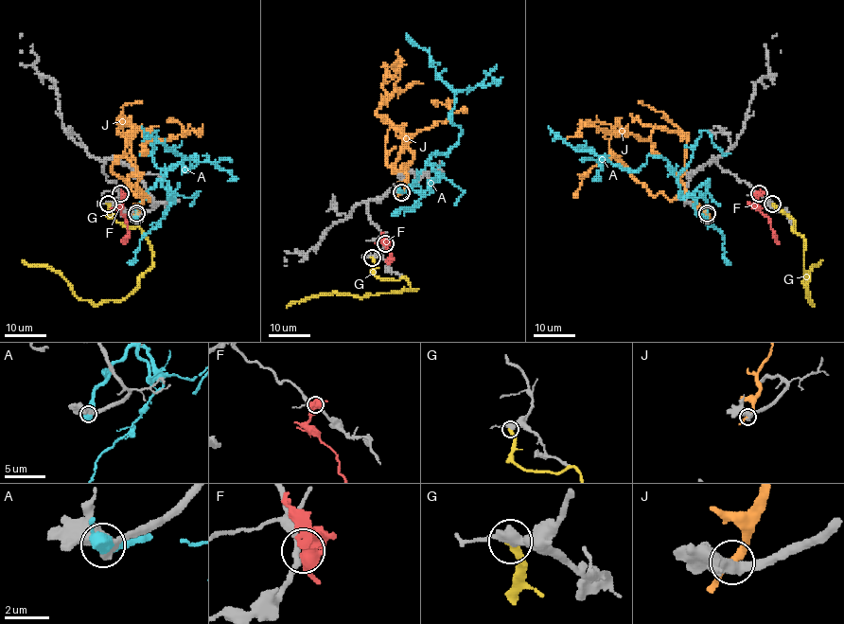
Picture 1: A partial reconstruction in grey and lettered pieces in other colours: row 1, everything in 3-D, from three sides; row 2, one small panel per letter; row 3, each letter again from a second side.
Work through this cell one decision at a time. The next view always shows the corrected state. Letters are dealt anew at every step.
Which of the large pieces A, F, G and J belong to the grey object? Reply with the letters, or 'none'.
none

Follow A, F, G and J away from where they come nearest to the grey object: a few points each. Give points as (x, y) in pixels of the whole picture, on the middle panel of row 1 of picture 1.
A: (400, 191), (429, 194), (436, 177), (427, 161), (444, 154), (462, 132), (452, 123), (453, 91), (407, 33)
F: (384, 243), (387, 240), (385, 247), (392, 258), (387, 263)
G: (372, 258), (378, 276), (406, 277), (417, 289), (362, 296), (317, 294), (292, 301), (286, 307)
J: (401, 191), (413, 154), (377, 109), (390, 94), (383, 97), (382, 82), (388, 68), (396, 64), (397, 50)

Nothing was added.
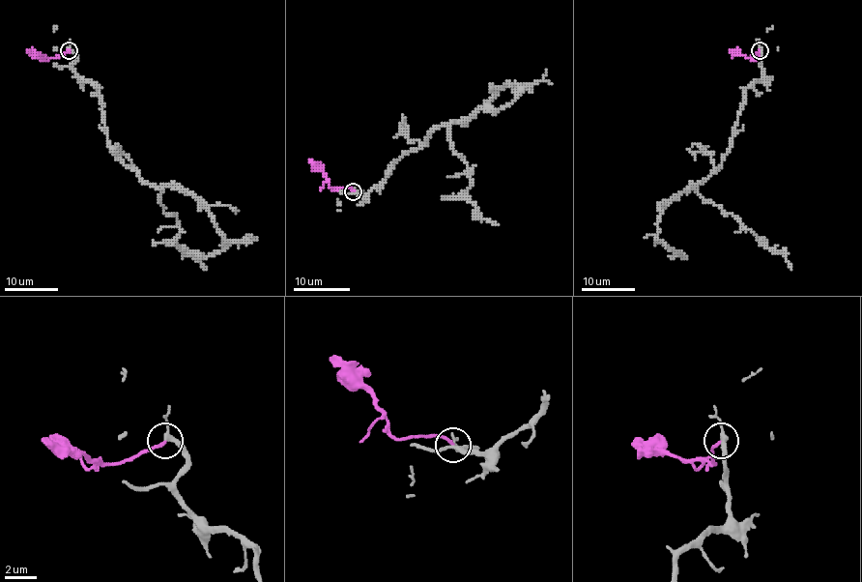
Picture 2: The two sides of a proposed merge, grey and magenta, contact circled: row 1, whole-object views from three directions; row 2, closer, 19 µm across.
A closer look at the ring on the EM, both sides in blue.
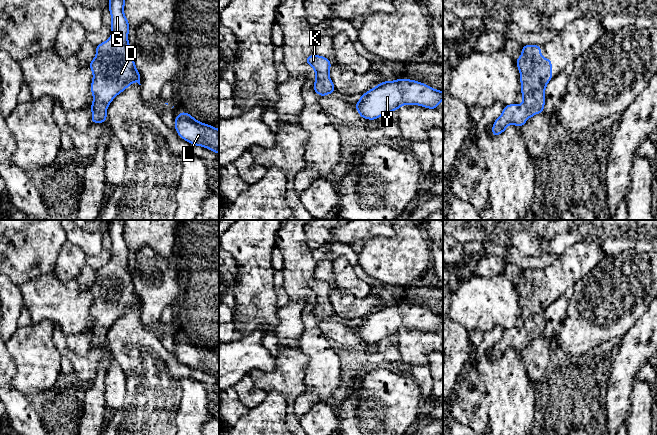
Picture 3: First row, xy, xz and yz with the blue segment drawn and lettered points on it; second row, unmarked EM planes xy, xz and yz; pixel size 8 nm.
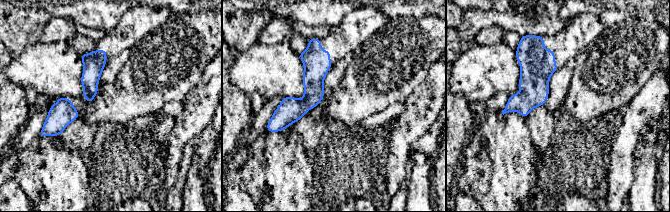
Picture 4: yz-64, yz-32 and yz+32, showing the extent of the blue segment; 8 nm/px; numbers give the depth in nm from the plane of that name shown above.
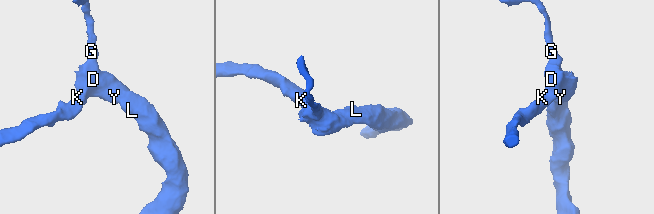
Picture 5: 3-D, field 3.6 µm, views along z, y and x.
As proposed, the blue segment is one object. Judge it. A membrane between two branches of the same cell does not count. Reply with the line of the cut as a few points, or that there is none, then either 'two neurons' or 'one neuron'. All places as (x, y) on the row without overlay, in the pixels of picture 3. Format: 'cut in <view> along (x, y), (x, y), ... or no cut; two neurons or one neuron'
no cut; one neuron

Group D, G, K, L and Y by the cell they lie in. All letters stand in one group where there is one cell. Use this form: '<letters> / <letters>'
D G K L Y

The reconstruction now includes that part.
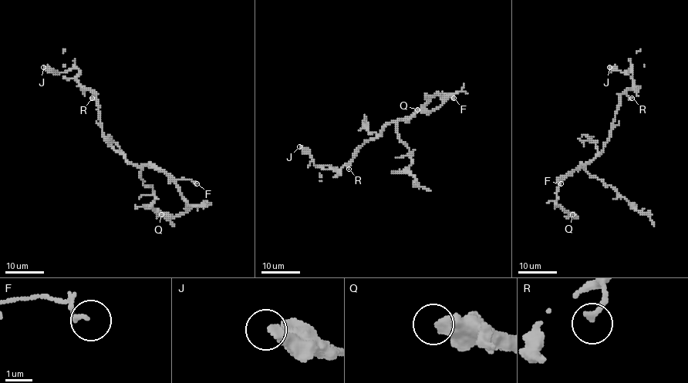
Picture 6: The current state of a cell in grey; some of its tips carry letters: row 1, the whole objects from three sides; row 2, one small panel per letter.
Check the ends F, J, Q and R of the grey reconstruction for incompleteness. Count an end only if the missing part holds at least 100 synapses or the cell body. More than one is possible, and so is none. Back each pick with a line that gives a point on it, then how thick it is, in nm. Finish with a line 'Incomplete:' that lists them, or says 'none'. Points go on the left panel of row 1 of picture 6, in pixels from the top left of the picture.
Incomplete: none

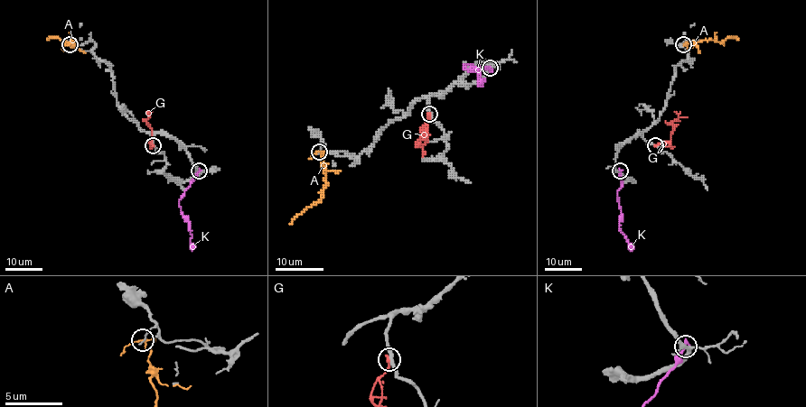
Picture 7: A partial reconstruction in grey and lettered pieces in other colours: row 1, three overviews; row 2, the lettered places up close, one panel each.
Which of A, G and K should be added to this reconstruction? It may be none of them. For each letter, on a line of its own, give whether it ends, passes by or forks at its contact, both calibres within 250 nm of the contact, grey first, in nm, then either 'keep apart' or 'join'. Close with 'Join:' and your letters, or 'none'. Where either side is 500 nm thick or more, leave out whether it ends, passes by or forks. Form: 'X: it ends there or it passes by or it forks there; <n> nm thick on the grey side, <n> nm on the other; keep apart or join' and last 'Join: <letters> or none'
A: it passes by; 170 nm thick on the grey side, 150 nm on the other; keep apart
G: it ends there; 280 nm thick on the grey side, 360 nm on the other; keep apart
K: it ends there; 320 nm thick on the grey side, 320 nm on the other; keep apart
Join: none

